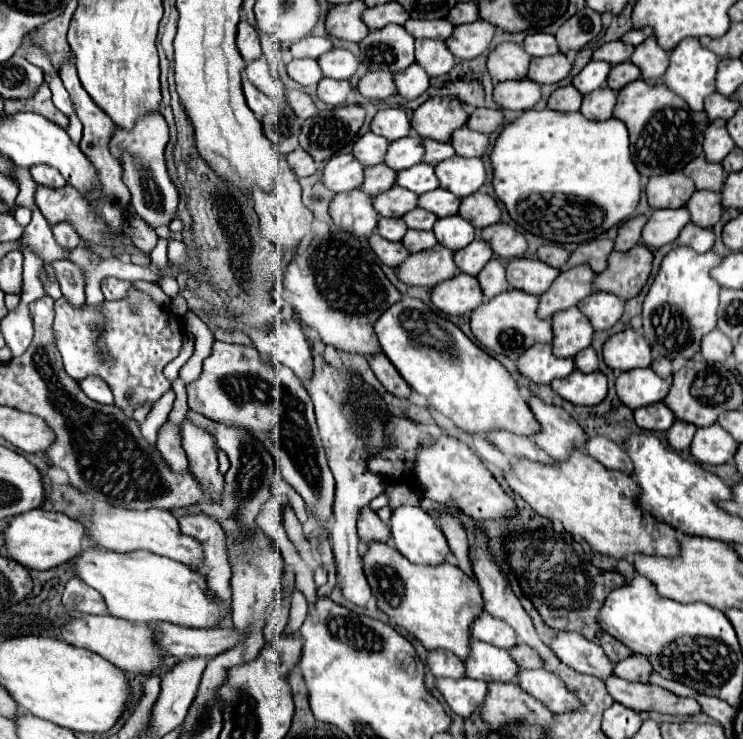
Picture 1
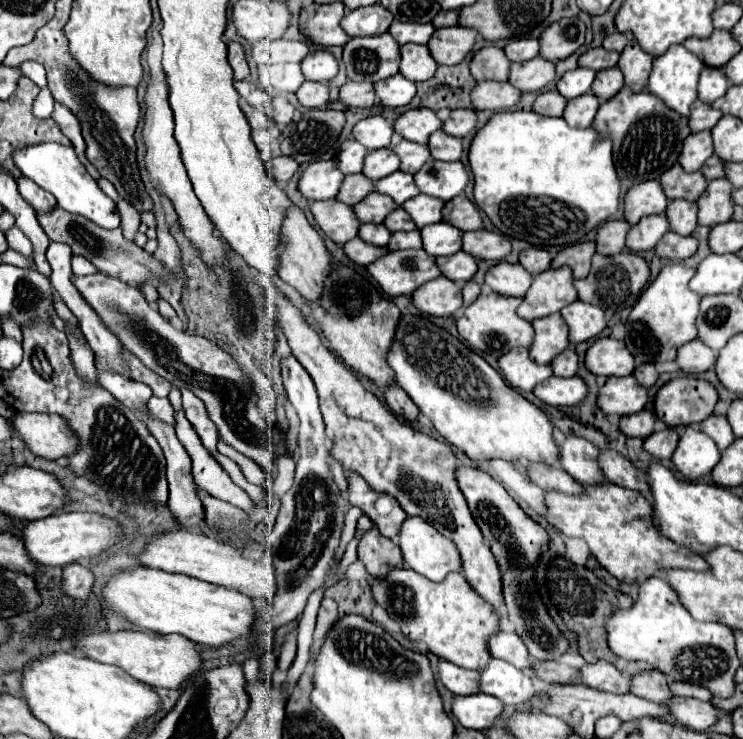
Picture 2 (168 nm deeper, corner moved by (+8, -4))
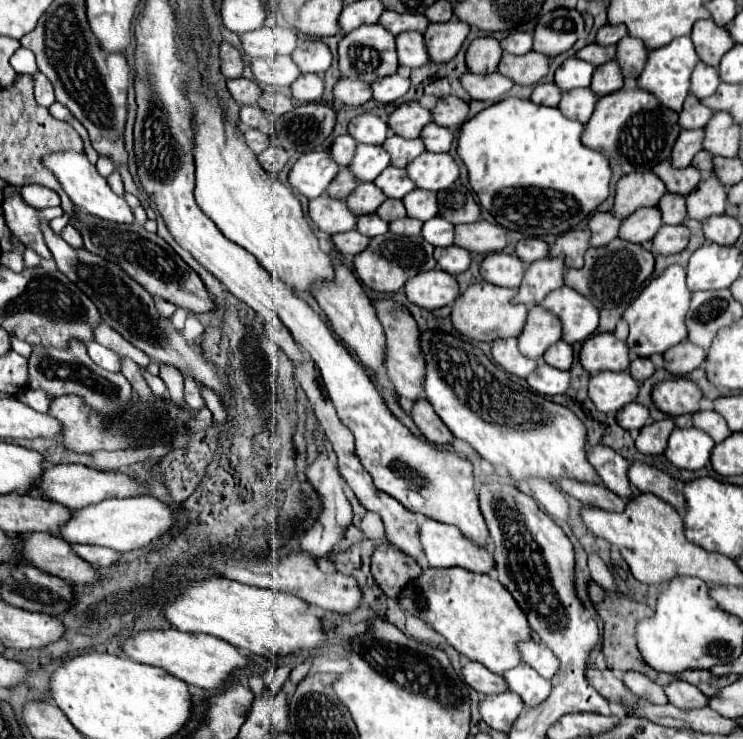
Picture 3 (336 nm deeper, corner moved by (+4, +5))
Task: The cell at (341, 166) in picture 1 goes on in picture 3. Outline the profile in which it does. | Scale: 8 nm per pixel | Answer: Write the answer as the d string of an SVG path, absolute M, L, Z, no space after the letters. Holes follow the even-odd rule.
M312 151L302 155L288 173L288 183L308 199L322 195L328 183L336 177L340 165L332 161L326 151Z

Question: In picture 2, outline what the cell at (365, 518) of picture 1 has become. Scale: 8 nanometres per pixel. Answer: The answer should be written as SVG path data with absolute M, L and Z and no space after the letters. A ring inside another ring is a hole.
M376 528L364 532L358 542L358 560L364 562L370 576L386 576L390 568L402 568L402 554L400 548Z

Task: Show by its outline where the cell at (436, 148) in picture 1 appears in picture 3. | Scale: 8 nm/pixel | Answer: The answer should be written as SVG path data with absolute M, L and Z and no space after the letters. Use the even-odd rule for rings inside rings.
M390 135L382 143L382 147L390 153L390 165L394 167L406 167L410 161L426 151L422 139L404 139L398 135Z

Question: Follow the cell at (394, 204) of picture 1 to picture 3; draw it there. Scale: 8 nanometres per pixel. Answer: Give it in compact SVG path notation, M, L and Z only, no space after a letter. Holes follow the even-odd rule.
M358 183L356 191L352 191L352 195L348 195L346 203L350 207L350 211L360 217L360 215L368 215L374 213L376 207L380 207L384 203L384 193L374 185L374 183Z

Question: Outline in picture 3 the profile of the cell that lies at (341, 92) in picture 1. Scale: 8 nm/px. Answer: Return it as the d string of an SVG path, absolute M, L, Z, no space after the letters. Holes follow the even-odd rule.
M304 73L290 85L290 91L292 91L294 99L298 99L302 103L320 101L322 91L324 91L324 81L316 73Z

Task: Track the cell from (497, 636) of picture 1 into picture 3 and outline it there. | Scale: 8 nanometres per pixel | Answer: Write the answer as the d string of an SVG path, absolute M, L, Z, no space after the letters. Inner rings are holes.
M540 641L520 643L520 653L522 653L522 661L528 663L530 667L534 667L544 679L552 679L554 673L558 671L556 655L552 651L548 651L548 647L544 647L544 643L540 643Z

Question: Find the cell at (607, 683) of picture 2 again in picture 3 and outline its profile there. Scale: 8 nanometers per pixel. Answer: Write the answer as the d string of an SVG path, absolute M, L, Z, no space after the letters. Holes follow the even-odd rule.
M636 671L624 673L624 685L640 699L648 699L650 703L668 703L668 697L664 695L664 687L656 685L642 673L636 673Z

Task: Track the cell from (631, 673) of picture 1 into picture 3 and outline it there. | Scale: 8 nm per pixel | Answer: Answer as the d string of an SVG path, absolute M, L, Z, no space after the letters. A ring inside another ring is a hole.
M674 681L674 683L666 685L664 691L666 691L670 703L676 707L692 709L692 707L706 707L708 705L708 697L698 687L684 683L684 681Z

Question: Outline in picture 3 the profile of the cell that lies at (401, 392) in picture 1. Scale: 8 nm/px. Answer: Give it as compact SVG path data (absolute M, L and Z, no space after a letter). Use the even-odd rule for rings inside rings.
M418 399L412 407L410 407L412 419L418 425L418 429L422 431L422 435L434 443L434 445L450 445L454 441L454 435L450 433L450 429L442 423L442 419L434 413L432 405L426 399Z

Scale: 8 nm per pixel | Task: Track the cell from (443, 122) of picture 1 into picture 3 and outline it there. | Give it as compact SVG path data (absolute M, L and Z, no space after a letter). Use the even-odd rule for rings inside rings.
M410 101L396 107L396 111L388 119L388 127L404 139L416 139L422 127L428 125L430 121L432 121L432 113L420 107L416 101Z

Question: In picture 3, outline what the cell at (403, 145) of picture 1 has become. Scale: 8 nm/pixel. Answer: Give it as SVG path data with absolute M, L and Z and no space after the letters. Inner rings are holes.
M358 145L348 169L358 181L374 181L390 165L390 155L380 145Z

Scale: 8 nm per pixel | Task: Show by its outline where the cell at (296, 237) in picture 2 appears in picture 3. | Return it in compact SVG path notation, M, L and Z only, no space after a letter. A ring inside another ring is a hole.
M334 259L334 269L336 269L334 281L316 287L316 301L320 309L326 313L334 335L356 353L356 357L366 369L380 373L384 369L386 359L386 335L376 317L376 309L372 307L372 301L366 297L362 285L346 265Z

